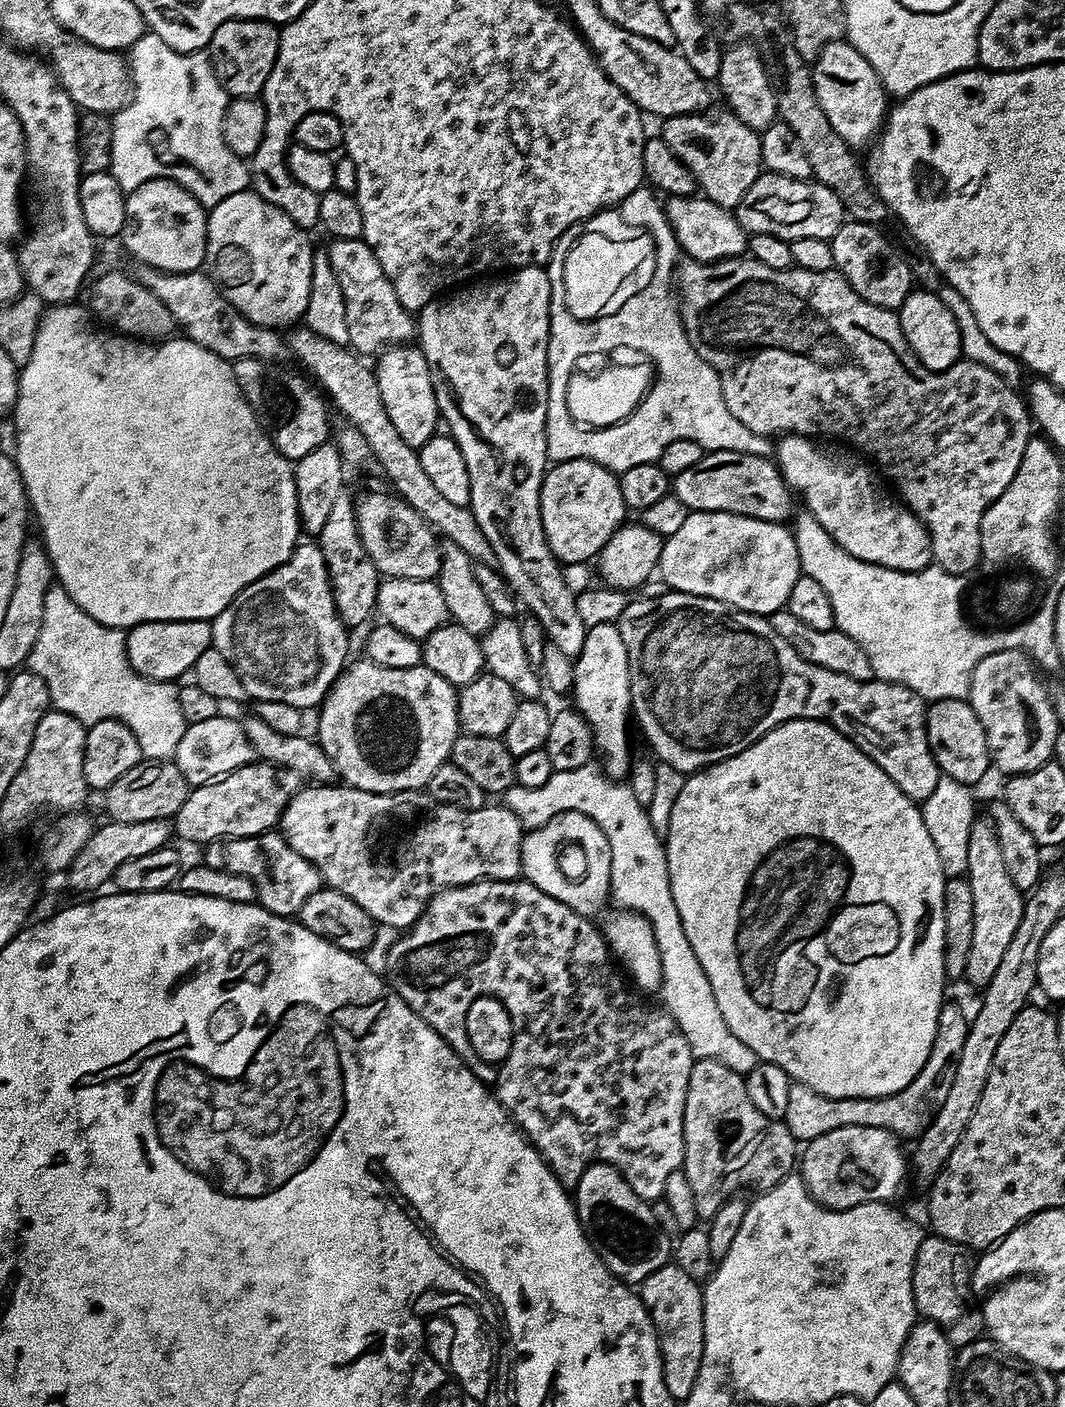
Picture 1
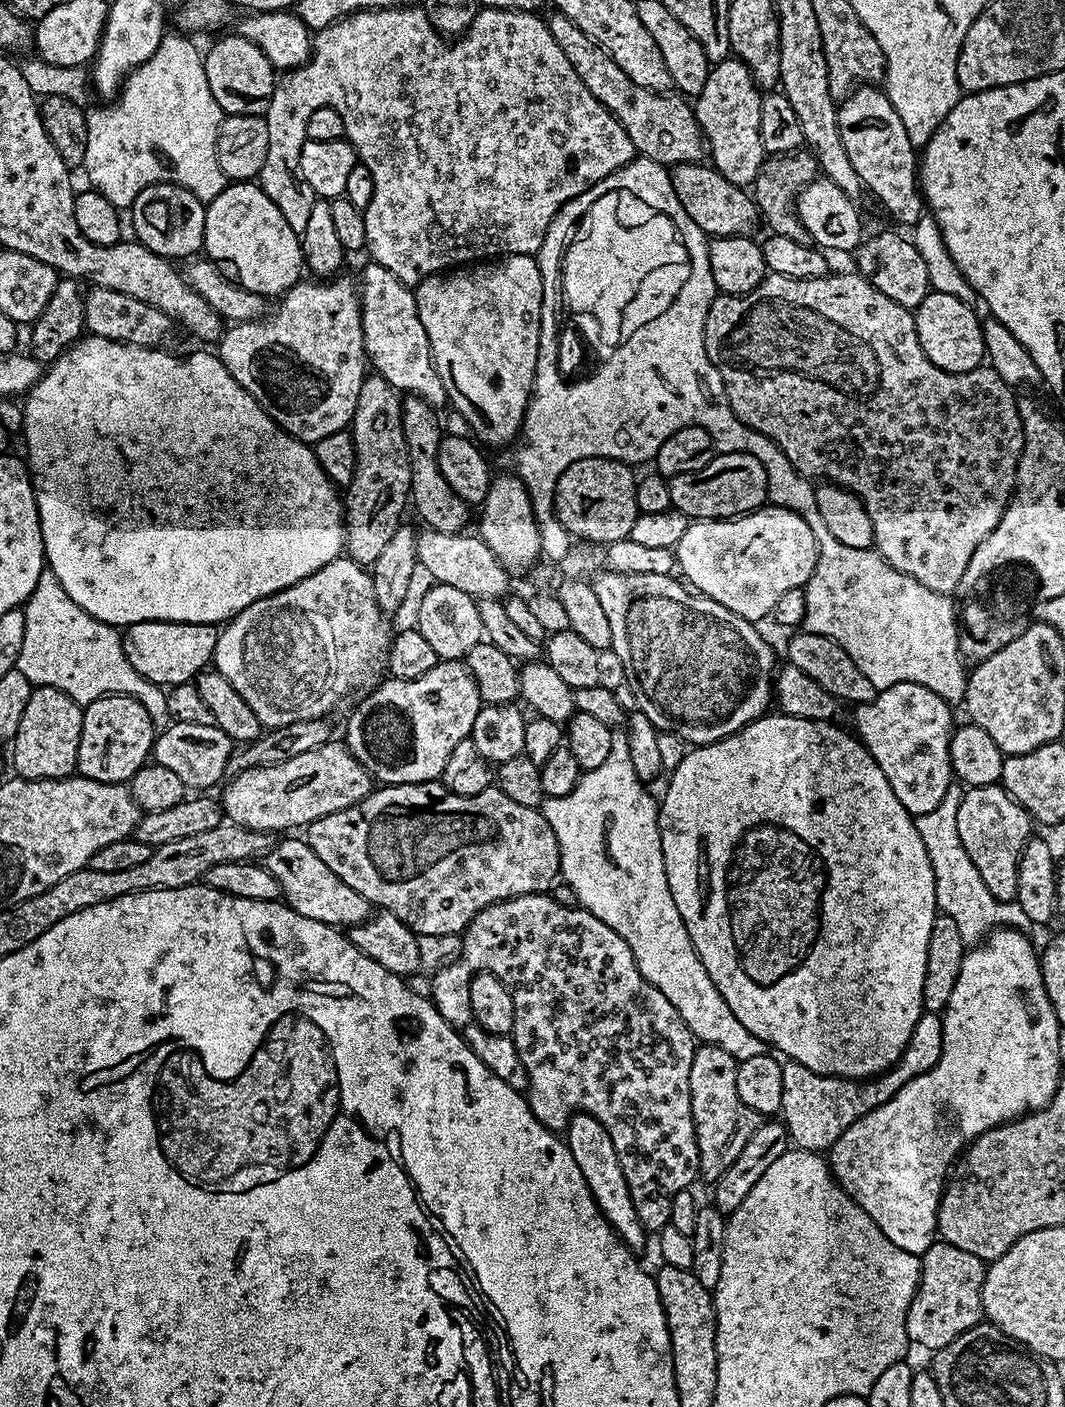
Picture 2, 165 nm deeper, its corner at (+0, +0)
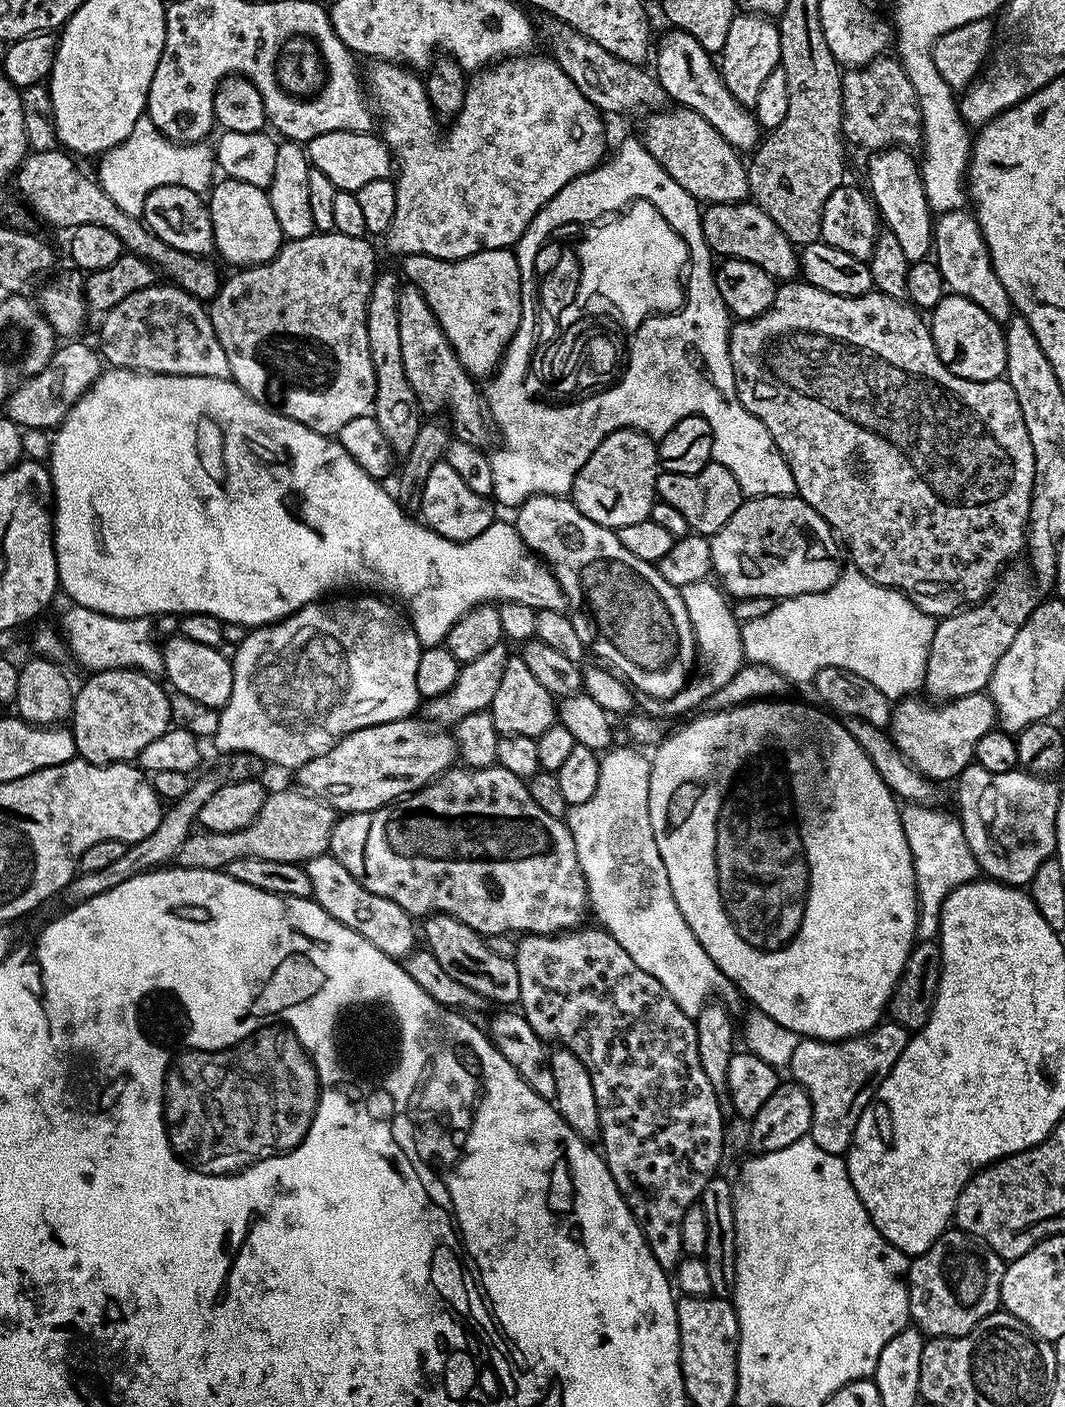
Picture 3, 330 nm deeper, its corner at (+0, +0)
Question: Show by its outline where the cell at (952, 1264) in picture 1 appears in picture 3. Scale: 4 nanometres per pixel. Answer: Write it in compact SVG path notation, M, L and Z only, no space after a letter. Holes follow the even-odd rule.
M959 1230L944 1232L920 1256L908 1265L908 1314L911 1323L924 1333L925 1337L961 1336L978 1326L982 1318L1001 1307L1000 1291L1006 1262L990 1246L986 1246L977 1236Z

